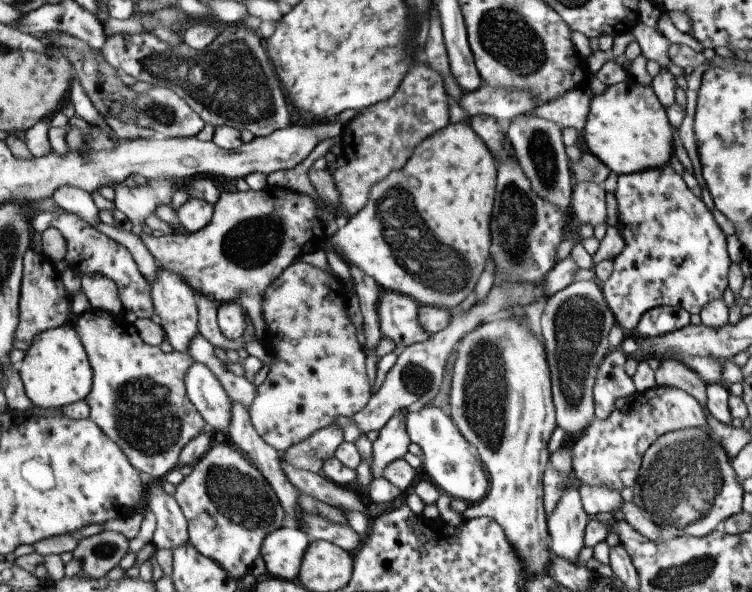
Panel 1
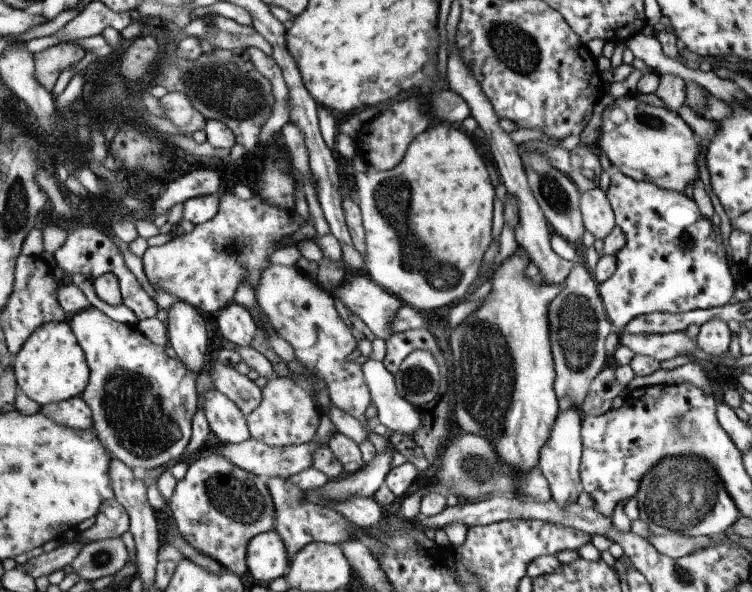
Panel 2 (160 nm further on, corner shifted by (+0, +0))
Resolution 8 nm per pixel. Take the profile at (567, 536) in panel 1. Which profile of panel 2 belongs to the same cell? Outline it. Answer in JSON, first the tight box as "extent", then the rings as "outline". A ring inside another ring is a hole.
{"extent":[539,405,583,506],"outline":[[[574,405],[559,414],[558,422],[554,426],[554,431],[551,432],[550,442],[543,448],[542,462],[539,464],[539,469],[550,482],[553,500],[563,506],[577,504],[583,494],[583,482],[580,476],[581,456],[583,456],[581,434],[583,416],[581,409]]]}

